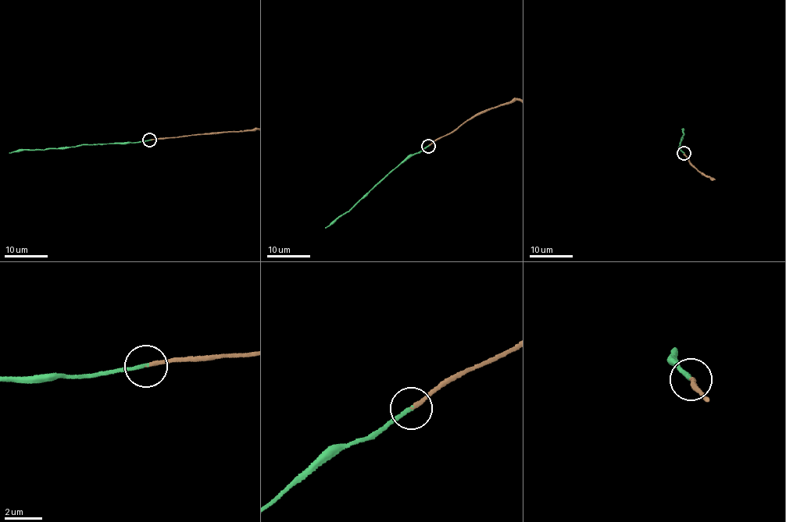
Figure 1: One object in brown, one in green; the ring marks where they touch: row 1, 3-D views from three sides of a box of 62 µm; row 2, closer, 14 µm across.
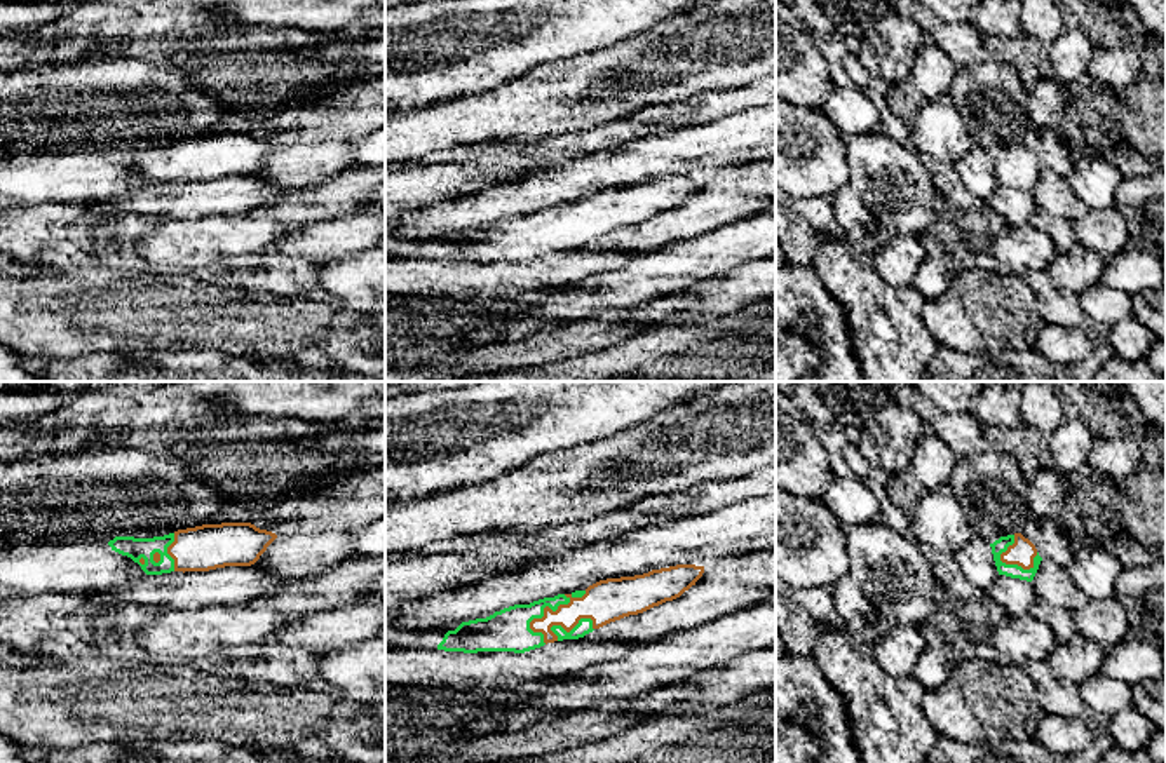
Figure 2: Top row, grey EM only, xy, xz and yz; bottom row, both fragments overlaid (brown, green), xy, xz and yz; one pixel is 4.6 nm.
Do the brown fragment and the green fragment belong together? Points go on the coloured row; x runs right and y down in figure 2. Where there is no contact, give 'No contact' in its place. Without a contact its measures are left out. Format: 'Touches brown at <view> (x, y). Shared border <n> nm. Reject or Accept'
Touches brown at xz (551, 610). Shared border 320 nm. Accept

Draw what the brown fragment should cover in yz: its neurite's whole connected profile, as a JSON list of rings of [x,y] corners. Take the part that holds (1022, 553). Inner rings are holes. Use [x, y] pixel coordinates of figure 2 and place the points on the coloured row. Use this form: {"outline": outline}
{"outline": [[[1021,533],[1000,537],[990,544],[999,575],[1032,582],[1042,557]]]}

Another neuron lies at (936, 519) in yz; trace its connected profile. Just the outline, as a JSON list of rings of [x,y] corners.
[[[948,484],[927,490],[908,516],[915,542],[950,556],[976,535]]]

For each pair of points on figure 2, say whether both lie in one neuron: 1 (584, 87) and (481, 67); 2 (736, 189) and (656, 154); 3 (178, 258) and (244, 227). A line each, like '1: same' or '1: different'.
1: different
2: different
3: same

